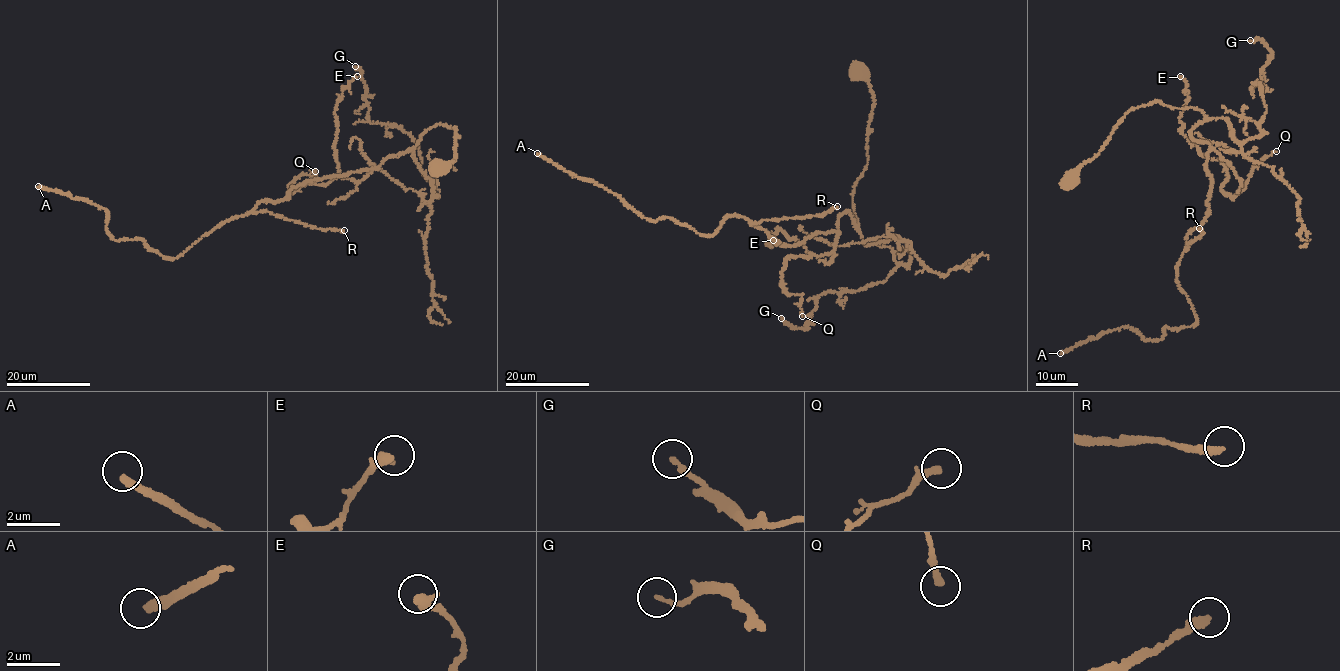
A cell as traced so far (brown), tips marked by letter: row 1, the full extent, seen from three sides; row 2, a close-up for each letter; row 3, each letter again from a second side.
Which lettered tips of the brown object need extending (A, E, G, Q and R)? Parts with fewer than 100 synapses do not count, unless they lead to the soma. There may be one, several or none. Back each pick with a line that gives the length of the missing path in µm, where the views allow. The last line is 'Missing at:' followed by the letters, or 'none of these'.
A: 45 µm
R: 50 µm
Missing at: A, R

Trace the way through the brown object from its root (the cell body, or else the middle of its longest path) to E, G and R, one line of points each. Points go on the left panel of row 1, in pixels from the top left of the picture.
E: (435, 169), (455, 159), (454, 128), (433, 126), (363, 179), (340, 177), (335, 107), (357, 76)
G: (435, 169), (455, 159), (455, 128), (436, 125), (412, 151), (437, 197), (413, 139), (369, 121), (355, 66)
R: (435, 169), (455, 159), (454, 128), (436, 125), (412, 149), (375, 169), (304, 181), (254, 210), (344, 230)

